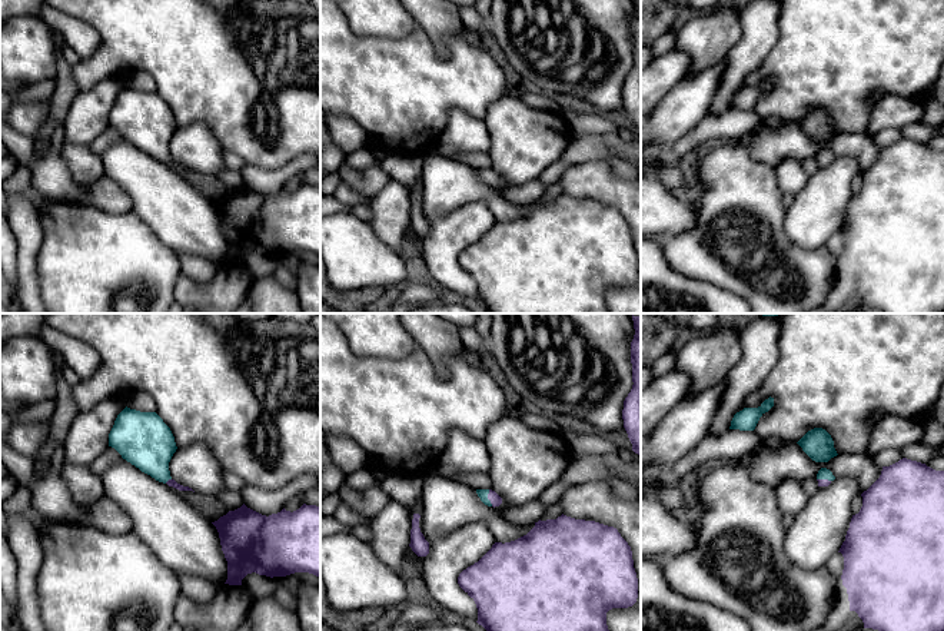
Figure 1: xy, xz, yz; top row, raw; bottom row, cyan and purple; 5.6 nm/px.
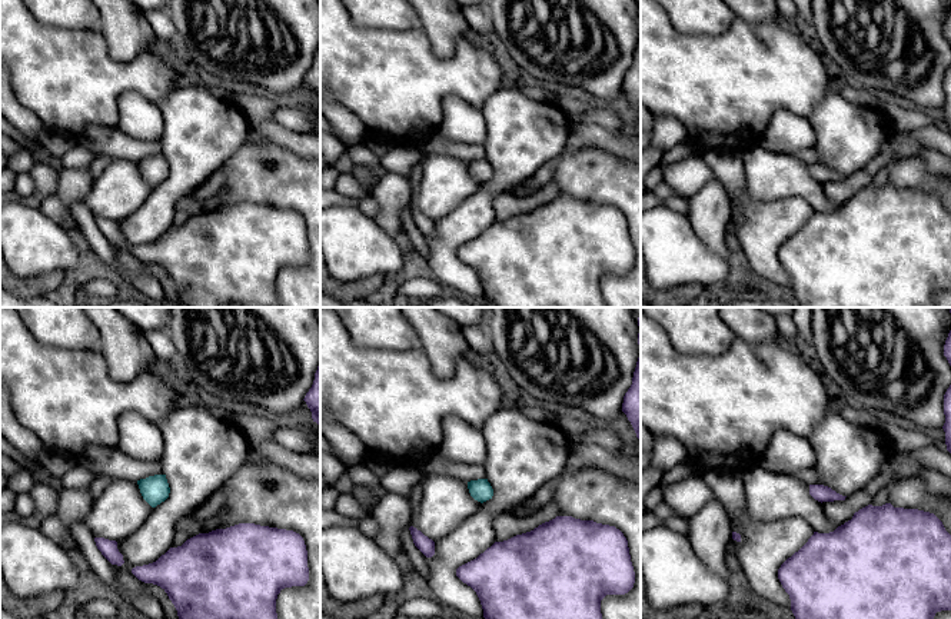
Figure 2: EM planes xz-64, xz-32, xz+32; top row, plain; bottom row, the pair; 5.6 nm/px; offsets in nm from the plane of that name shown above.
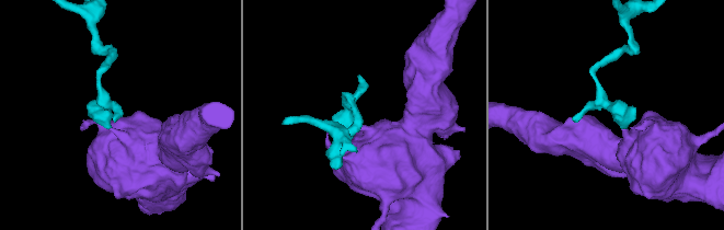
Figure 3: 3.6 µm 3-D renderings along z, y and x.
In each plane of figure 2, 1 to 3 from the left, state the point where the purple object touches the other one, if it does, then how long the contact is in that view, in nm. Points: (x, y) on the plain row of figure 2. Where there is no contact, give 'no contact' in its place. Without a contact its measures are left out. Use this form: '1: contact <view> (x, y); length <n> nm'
1: no contact
2: no contact
3: no contact

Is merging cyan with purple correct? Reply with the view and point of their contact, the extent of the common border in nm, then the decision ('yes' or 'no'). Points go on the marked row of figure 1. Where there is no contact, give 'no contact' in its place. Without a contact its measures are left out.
meets cyan in xz at (487, 498); contact 100 nm long; yes

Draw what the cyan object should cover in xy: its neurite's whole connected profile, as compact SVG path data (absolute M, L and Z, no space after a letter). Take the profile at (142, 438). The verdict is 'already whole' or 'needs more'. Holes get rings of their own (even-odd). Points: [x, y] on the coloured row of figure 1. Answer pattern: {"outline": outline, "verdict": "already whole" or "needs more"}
{"outline": "M126 406L109 434L109 446L156 481L179 491L193 491L170 476L169 462L177 446L170 428L156 412L140 412Z", "verdict": "needs more"}

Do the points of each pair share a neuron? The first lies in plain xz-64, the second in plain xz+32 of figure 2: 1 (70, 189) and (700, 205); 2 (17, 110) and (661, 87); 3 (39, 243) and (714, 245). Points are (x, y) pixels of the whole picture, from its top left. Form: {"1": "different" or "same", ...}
{"1": "same", "2": "different", "3": "different"}

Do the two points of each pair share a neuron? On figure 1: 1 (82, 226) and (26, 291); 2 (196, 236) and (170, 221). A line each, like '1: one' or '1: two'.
1: two
2: one

